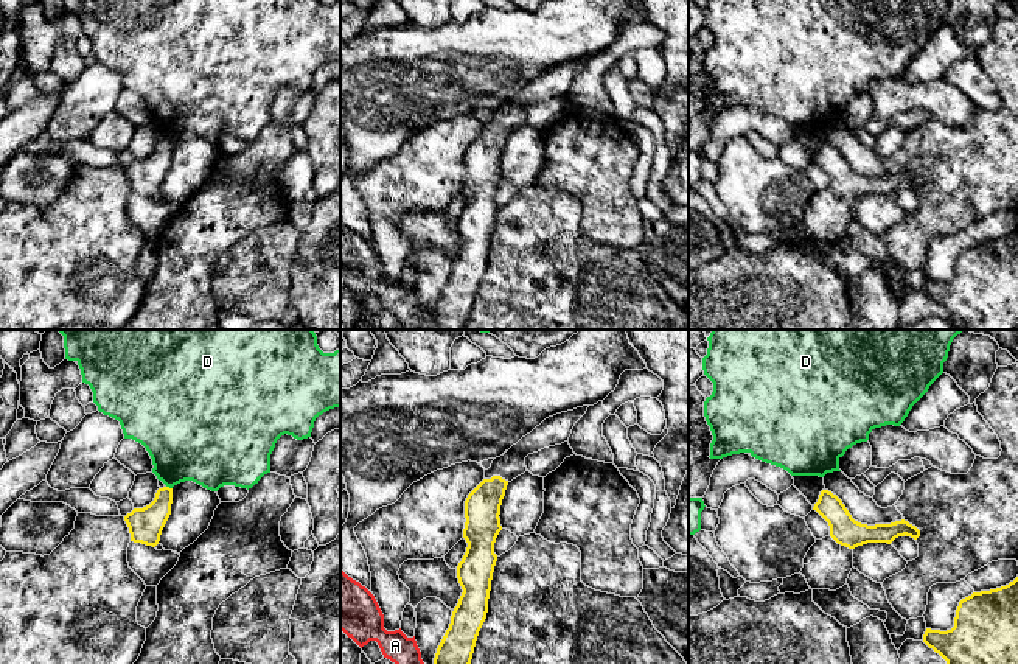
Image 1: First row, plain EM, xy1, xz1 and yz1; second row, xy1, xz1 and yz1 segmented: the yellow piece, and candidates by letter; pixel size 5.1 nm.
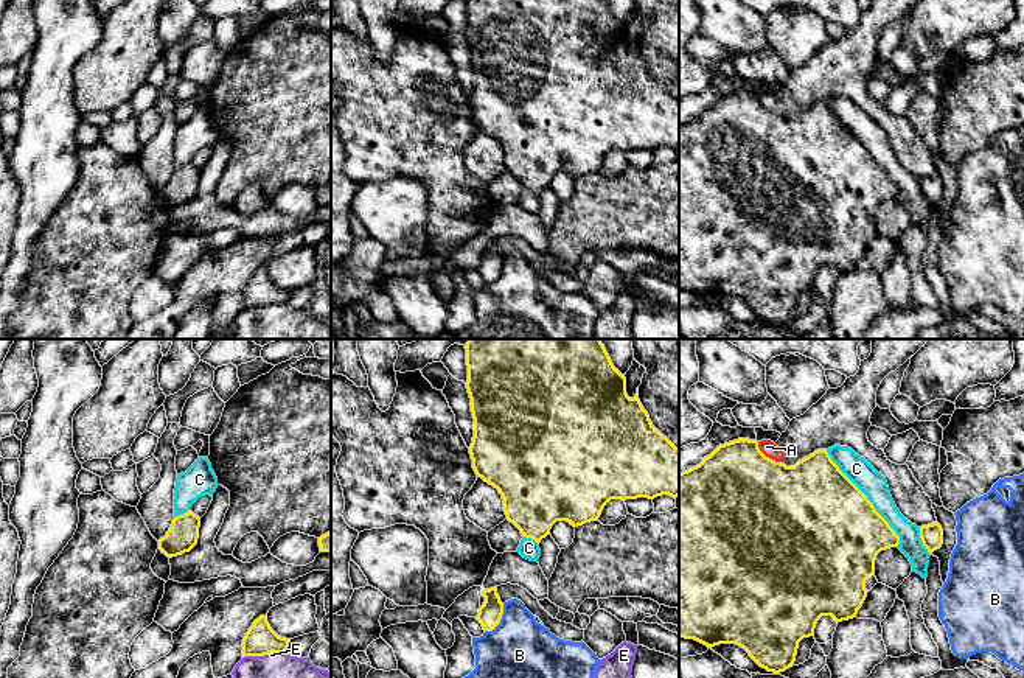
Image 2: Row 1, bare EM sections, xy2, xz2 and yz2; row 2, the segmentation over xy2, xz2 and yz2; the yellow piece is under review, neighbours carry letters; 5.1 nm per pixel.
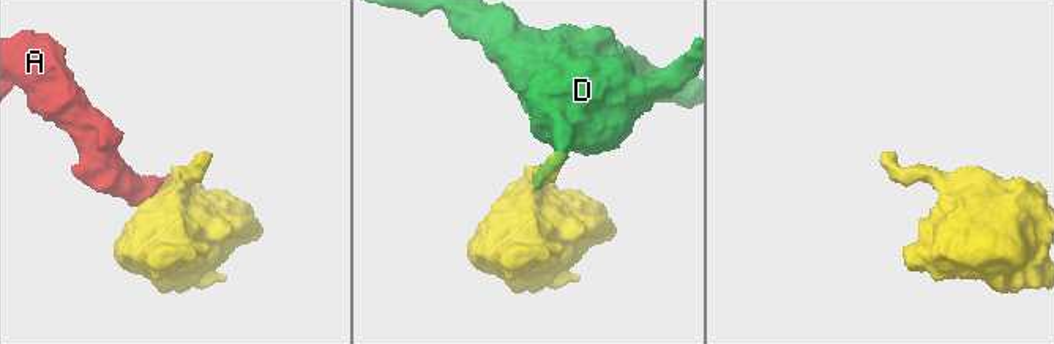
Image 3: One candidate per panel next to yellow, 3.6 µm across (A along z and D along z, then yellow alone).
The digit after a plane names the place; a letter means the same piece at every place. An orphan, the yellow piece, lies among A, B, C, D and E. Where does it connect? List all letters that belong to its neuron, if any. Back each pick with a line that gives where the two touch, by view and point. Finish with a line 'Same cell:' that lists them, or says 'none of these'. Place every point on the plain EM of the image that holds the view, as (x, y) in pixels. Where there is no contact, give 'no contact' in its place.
Same cell: none of these

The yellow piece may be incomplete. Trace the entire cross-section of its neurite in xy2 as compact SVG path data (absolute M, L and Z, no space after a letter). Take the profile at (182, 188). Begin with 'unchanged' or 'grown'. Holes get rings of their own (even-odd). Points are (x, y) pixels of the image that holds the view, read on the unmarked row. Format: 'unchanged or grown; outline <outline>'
unchanged; outline M188 162L172 171L166 187L158 191L158 201L166 208L177 208L190 204L199 190L200 170Z

